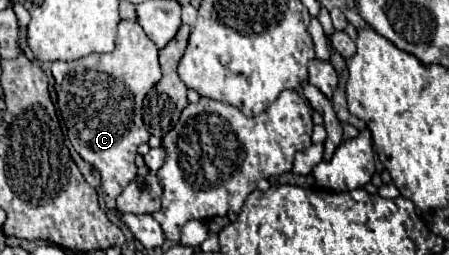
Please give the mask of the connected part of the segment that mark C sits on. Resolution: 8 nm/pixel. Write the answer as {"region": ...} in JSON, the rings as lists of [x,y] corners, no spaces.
{"region":[[[122,19],[116,35],[116,49],[112,53],[92,53],[78,61],[54,61],[52,63],[54,89],[58,97],[60,115],[68,127],[68,139],[80,157],[92,163],[102,173],[102,195],[108,207],[114,209],[120,191],[136,177],[134,155],[140,143],[146,143],[150,133],[142,121],[142,101],[146,93],[160,81],[158,47],[146,37],[144,29],[134,19]]]}

